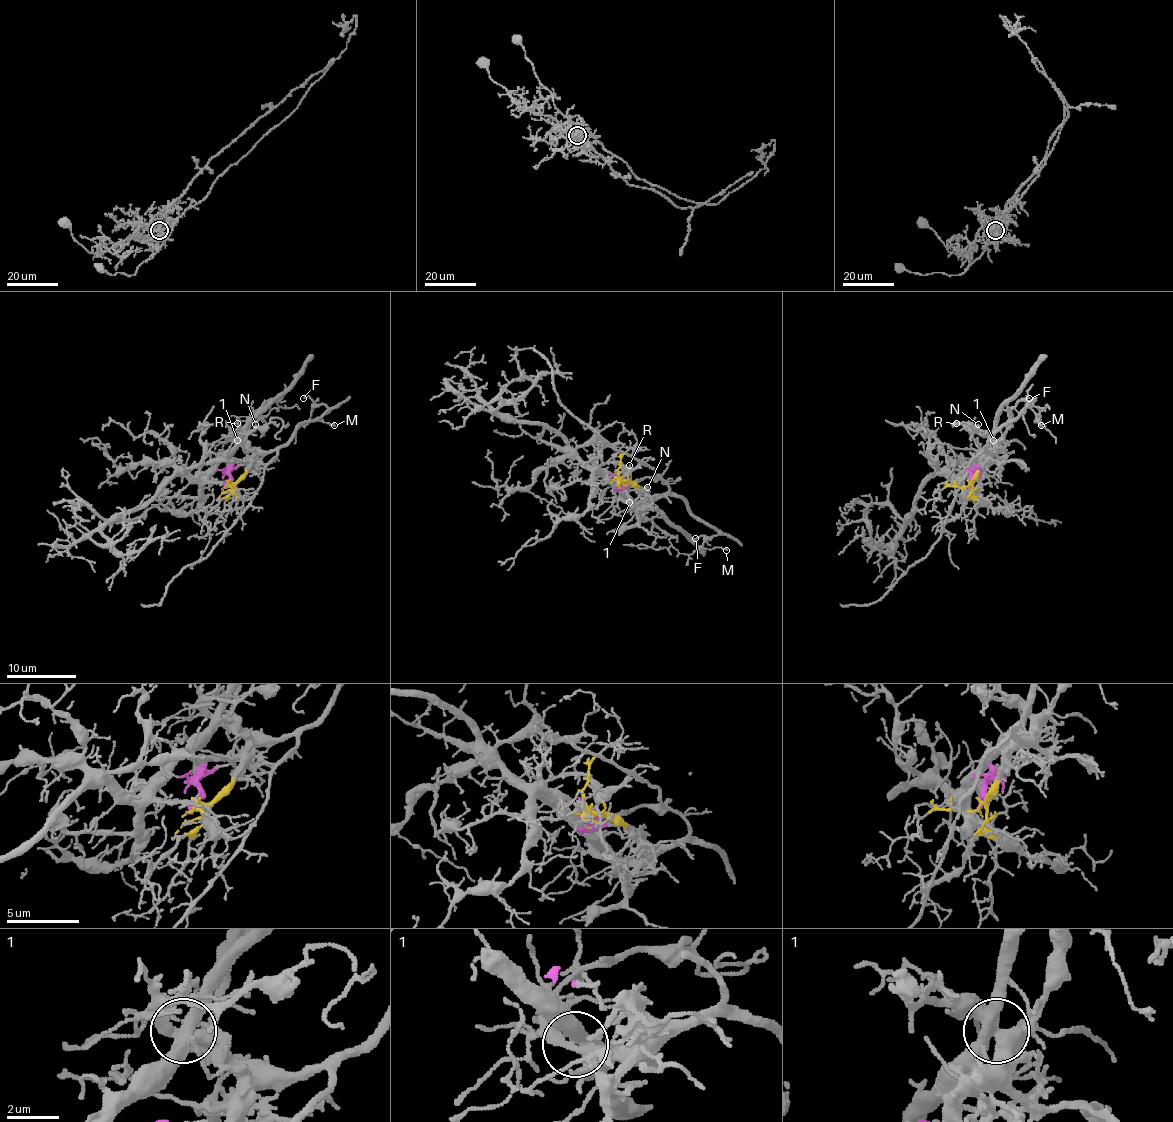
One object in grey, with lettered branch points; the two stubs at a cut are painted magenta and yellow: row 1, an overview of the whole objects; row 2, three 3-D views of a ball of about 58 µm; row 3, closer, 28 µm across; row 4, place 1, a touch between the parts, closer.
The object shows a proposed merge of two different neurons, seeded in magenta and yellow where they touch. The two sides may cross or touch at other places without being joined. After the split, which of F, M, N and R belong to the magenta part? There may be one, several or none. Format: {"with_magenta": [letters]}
{"with_magenta": []}

